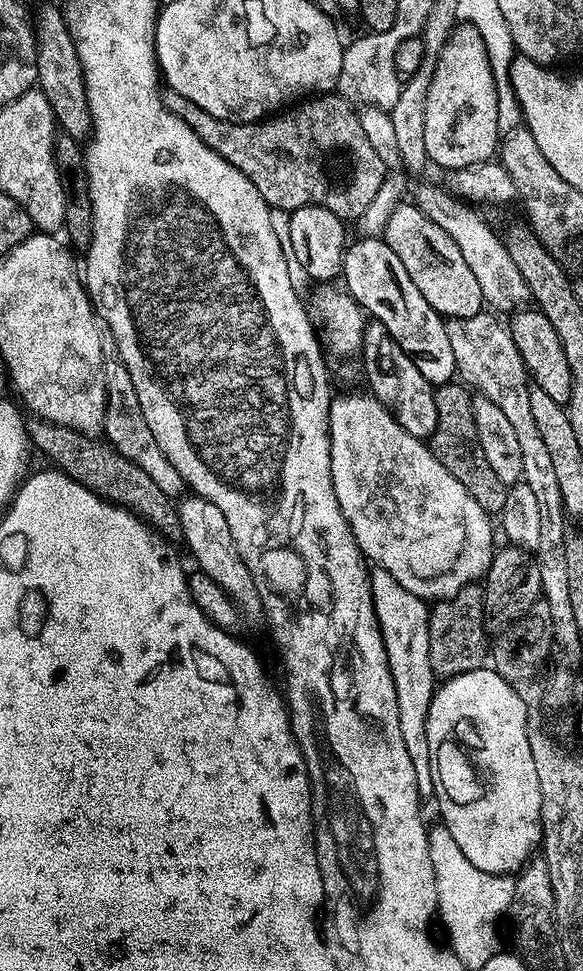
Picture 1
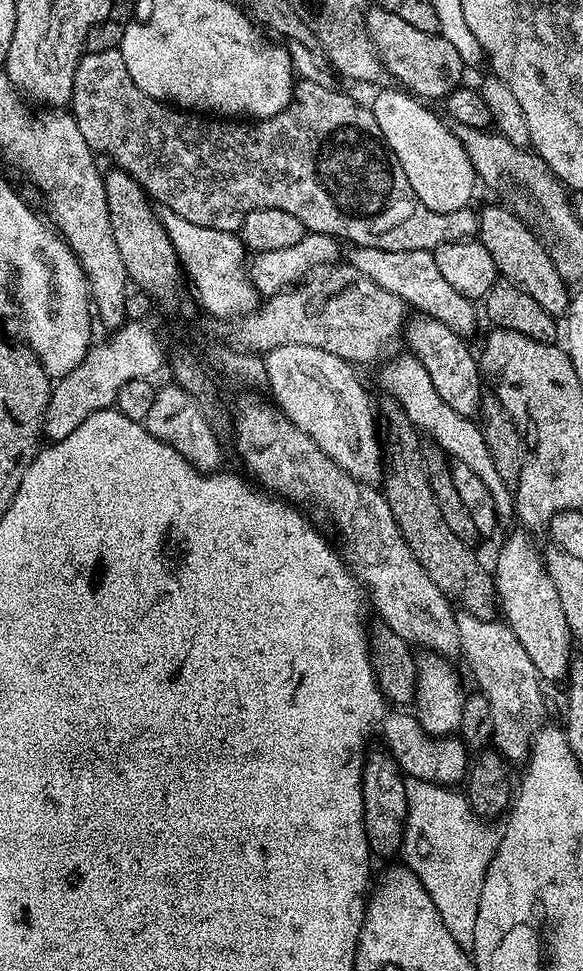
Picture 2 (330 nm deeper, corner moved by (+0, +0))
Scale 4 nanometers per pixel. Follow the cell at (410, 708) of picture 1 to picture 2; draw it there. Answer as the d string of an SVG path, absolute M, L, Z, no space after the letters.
M411 778L405 779L404 785L403 863L426 886L426 894L434 898L434 906L438 906L438 914L454 942L470 950L474 946L474 922L478 922L482 886L496 847L500 845L501 833L497 829L495 832L491 823L475 816L463 791Z

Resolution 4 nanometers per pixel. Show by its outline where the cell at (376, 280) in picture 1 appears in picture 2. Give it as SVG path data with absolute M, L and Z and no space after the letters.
M423 314L413 316L416 317L413 320L411 317L406 324L406 340L408 336L408 344L412 347L409 348L411 355L416 356L418 362L422 362L422 366L426 366L426 374L430 374L434 390L438 390L438 398L442 398L446 406L458 410L458 414L463 416L475 417L479 413L482 399L482 391L480 392L482 373L477 353L473 349L471 352L468 349L469 341L454 330L450 330L450 326L438 322L432 316Z

